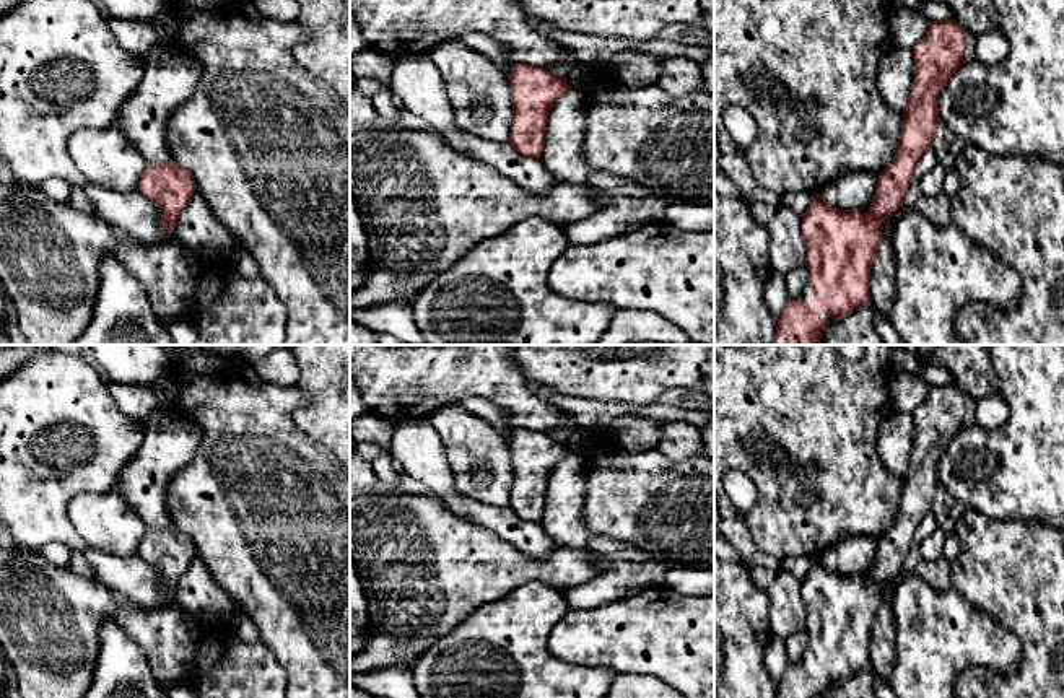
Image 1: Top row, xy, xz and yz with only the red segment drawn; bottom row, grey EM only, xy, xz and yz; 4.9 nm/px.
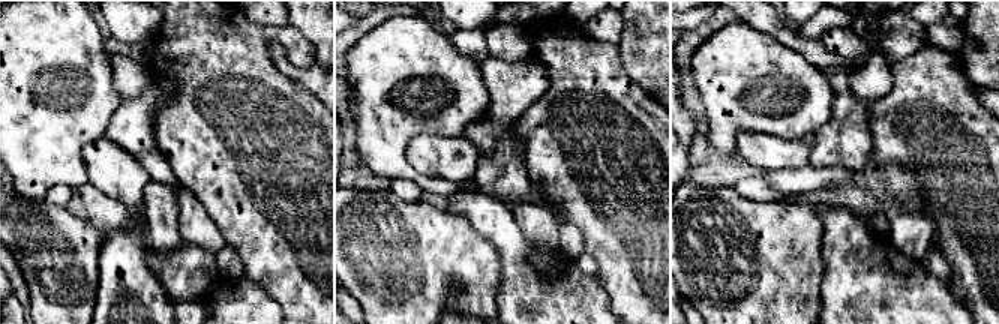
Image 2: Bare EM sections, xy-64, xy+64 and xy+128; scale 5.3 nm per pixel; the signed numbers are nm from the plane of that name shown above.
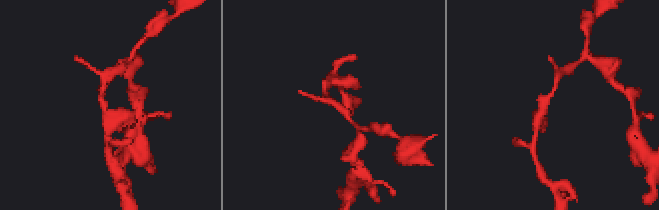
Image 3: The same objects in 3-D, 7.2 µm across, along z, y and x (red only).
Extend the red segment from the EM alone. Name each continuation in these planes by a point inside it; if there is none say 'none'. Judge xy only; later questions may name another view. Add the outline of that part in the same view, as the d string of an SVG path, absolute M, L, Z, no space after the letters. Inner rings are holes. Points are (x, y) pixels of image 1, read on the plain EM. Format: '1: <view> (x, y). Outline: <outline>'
none

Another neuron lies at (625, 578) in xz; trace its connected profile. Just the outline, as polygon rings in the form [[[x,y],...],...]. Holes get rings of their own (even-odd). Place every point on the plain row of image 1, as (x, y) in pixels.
[[[592,534],[587,548],[607,556],[610,568],[584,584],[566,589],[565,599],[573,610],[589,610],[628,599],[648,587],[665,582],[667,563],[652,555],[639,560],[623,560],[618,555],[634,547],[612,535]]]

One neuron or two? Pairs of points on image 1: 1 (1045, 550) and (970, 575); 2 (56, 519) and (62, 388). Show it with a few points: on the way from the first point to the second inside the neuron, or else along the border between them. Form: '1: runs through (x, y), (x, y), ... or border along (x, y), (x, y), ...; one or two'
1: runs through (1027, 568), (988, 573); one
2: runs through (30, 485), (34, 466), (23, 443), (41, 422); one

